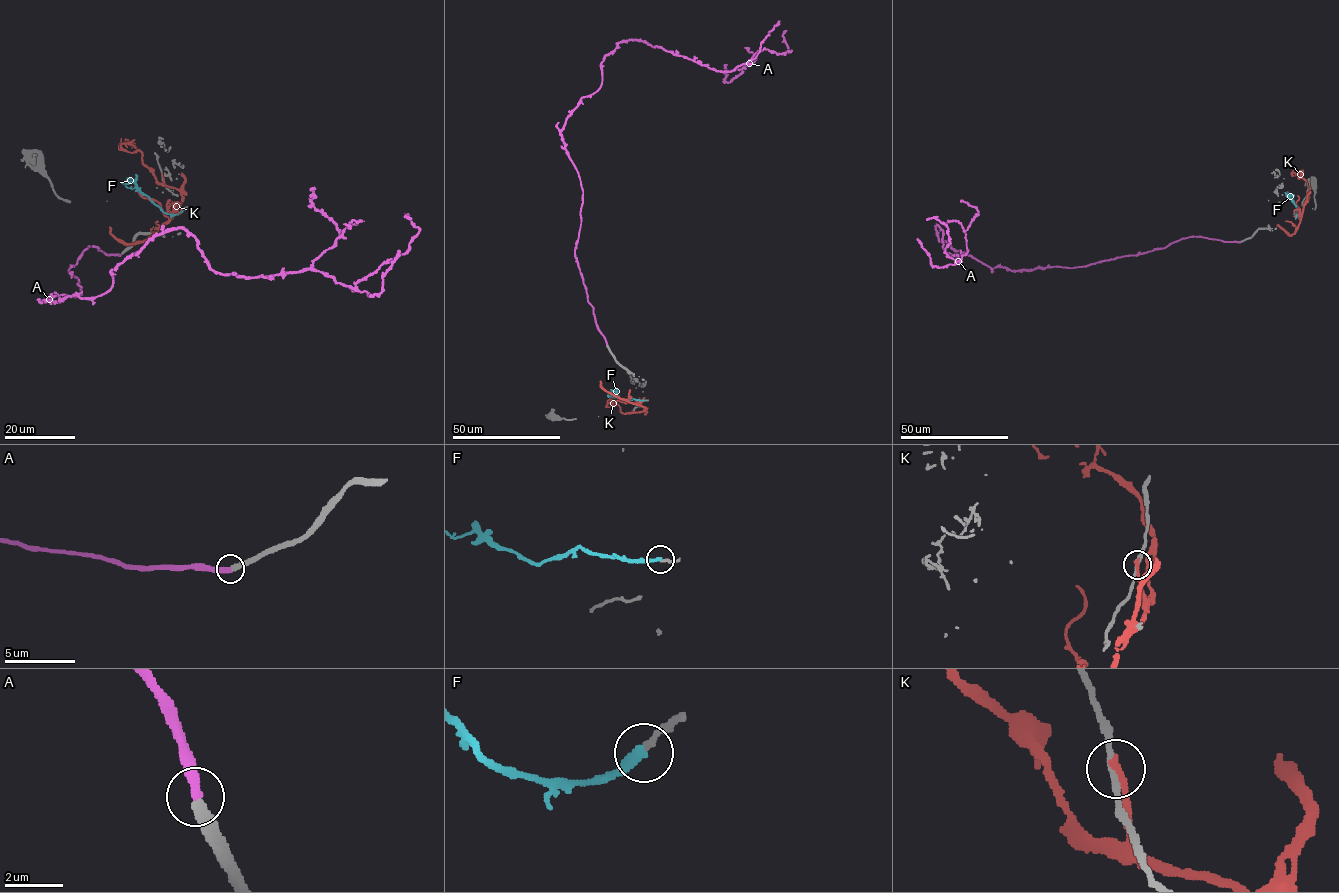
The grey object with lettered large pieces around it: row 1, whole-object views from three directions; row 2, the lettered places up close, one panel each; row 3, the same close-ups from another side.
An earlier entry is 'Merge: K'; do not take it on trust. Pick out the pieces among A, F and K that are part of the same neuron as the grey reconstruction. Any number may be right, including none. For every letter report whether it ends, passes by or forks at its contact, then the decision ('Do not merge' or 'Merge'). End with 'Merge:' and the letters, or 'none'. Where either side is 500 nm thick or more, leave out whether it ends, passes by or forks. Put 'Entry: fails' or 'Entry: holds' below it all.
A: It ends there. Merge
F: It ends there. Do not merge
K: It ends there. Do not merge
Merge: A
Entry: fails

